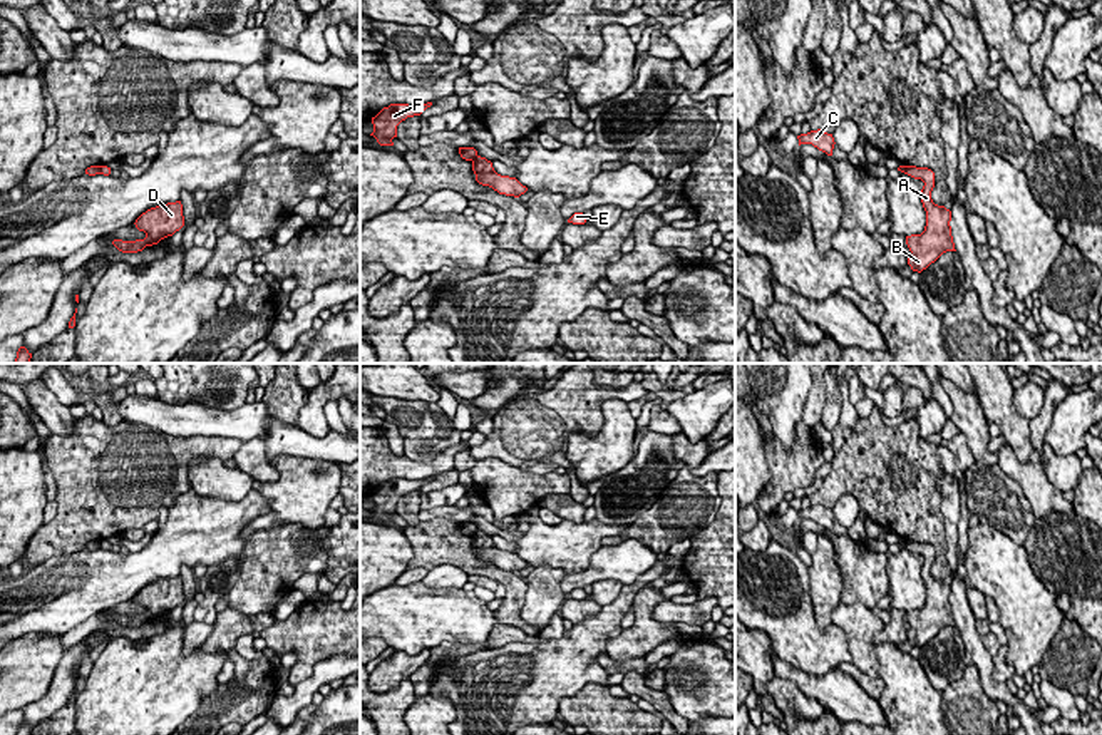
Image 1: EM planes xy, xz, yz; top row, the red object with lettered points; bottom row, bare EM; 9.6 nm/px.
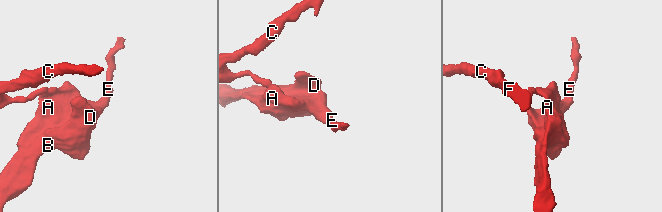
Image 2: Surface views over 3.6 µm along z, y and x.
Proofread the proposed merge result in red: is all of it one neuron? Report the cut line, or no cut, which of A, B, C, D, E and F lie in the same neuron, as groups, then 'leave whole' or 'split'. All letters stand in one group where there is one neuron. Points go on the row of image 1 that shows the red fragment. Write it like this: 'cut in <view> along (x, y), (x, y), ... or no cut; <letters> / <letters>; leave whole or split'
cut in xz along (478, 156), (473, 161); A B D E / C F; split

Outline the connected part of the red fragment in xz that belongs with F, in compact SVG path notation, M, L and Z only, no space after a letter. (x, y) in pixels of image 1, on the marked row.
M432 102L409 105L390 104L384 107L375 117L372 117L373 136L380 146L394 146L392 139L397 137L397 126L407 117L420 116Z

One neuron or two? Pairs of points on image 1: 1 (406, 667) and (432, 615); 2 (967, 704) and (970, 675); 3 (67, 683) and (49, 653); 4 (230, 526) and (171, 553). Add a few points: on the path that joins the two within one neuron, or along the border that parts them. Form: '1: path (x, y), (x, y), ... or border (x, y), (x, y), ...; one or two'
1: border (429, 648), (419, 653), (396, 652); two
2: path (967, 697), (970, 682); one
3: border (66, 650), (49, 690), (39, 700); two
4: path (215, 526), (208, 531), (196, 531), (186, 539); one

